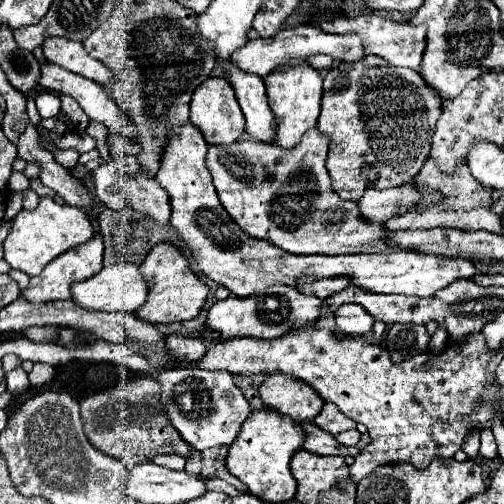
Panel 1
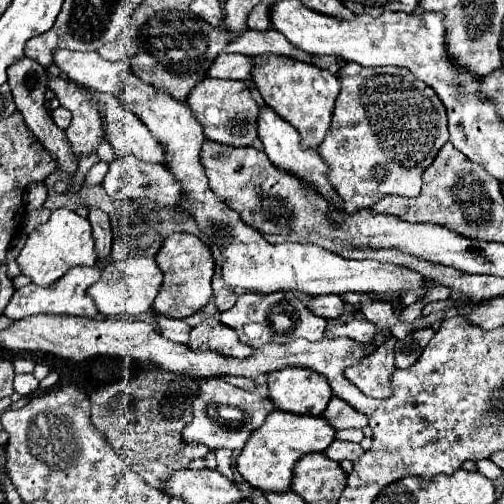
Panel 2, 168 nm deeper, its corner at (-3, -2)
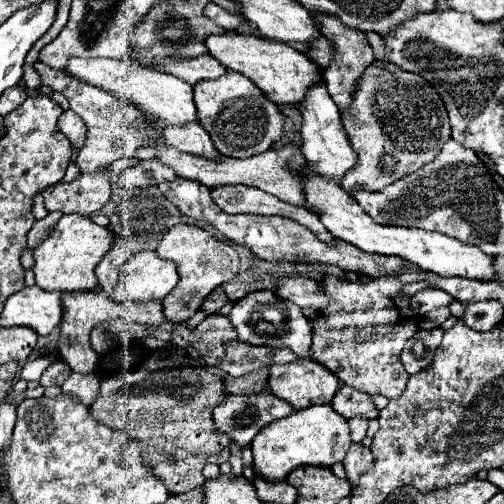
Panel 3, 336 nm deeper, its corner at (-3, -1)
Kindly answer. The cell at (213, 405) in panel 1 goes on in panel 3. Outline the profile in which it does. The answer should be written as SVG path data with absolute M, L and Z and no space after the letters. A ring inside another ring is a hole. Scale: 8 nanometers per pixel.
M228 394L226 400L214 408L214 422L218 432L228 434L240 446L248 446L266 424L294 412L296 410L286 400L280 400L274 394Z

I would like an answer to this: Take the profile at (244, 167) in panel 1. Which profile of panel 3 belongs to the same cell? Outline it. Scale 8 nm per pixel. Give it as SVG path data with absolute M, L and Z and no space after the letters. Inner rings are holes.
M188 122L186 126L166 126L162 130L166 146L172 146L176 150L204 156L204 158L216 158L218 150L214 148L208 132L198 122Z

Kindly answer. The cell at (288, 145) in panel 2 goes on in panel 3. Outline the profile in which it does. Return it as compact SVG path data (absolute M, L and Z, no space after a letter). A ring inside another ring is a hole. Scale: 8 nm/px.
M298 152L290 164L300 170L302 182L304 182L304 192L306 192L306 202L308 206L314 208L314 212L320 216L322 224L334 234L336 238L354 244L356 248L370 252L370 254L386 254L386 256L400 256L412 264L418 264L422 270L436 272L438 276L458 276L458 278L470 278L470 280L496 280L496 270L494 270L494 256L484 254L476 246L458 242L446 234L440 232L426 232L426 230L416 230L416 228L400 228L400 226L382 226L376 224L354 200L348 192L344 192L336 182L326 180L318 176L314 170L308 168L302 152Z

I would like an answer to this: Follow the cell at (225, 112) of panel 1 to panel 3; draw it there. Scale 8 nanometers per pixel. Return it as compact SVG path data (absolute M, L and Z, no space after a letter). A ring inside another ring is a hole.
M226 72L216 80L202 80L194 86L196 116L210 134L216 150L232 158L250 158L266 152L284 138L284 114L250 78L240 72Z

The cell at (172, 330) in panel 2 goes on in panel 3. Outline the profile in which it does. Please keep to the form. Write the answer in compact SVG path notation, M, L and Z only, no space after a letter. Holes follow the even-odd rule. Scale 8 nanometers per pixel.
M92 290L92 292L66 292L62 296L62 310L66 314L60 322L60 338L58 338L58 352L68 362L72 372L80 374L92 374L98 364L98 354L90 348L90 330L106 320L124 318L138 324L152 324L158 326L166 322L162 312L162 302L114 302L106 292Z

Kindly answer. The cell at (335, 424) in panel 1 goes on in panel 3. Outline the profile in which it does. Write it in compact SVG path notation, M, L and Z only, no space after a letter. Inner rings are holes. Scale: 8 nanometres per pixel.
M342 386L334 400L332 400L332 408L342 414L344 418L352 418L352 416L358 416L358 414L364 414L368 418L378 418L378 408L374 406L372 398L364 392L358 392L350 386Z

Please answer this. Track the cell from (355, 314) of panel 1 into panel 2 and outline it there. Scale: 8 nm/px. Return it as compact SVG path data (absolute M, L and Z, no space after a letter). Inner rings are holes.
M318 295L312 299L312 303L308 305L308 309L318 315L318 317L324 317L324 319L342 319L344 315L344 309L346 309L346 303L338 297L338 295Z

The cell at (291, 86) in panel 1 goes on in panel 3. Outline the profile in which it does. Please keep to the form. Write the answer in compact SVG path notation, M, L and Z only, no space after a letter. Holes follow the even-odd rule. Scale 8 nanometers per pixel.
M238 32L210 34L206 38L206 48L208 48L208 54L216 58L220 64L224 64L228 70L242 72L244 76L254 80L254 84L262 88L264 94L278 106L286 106L286 104L298 106L298 102L308 92L308 88L320 82L322 78L318 66L310 58L306 58L302 52L294 50L284 42L270 42L254 34L238 34Z

